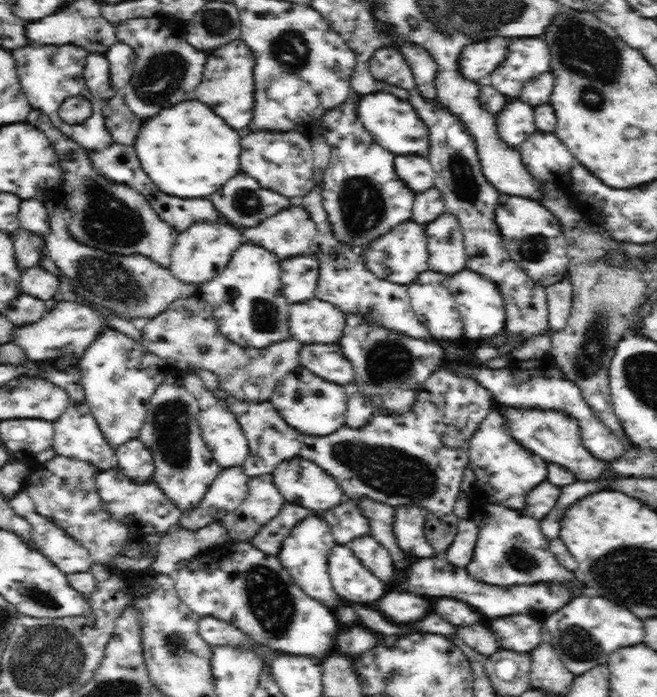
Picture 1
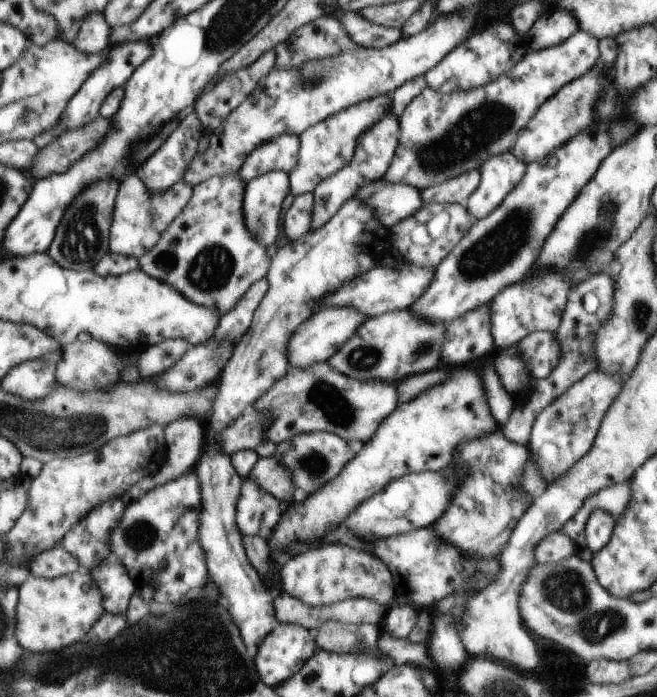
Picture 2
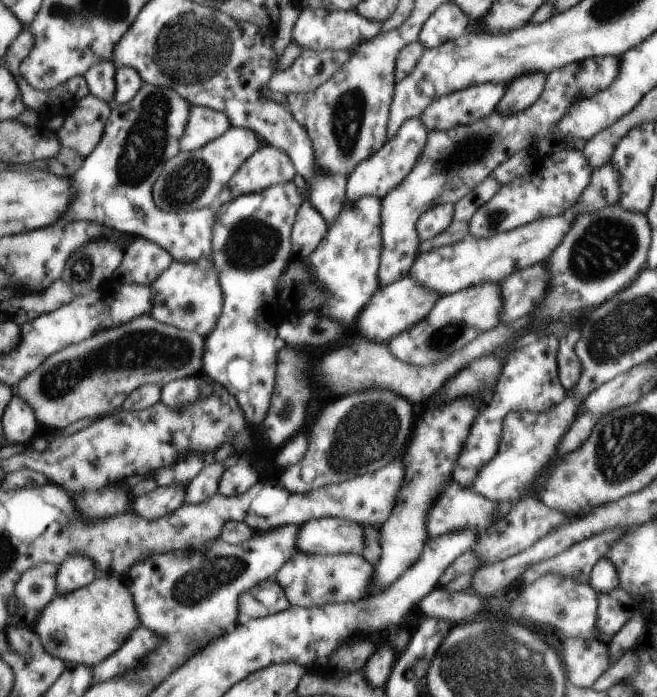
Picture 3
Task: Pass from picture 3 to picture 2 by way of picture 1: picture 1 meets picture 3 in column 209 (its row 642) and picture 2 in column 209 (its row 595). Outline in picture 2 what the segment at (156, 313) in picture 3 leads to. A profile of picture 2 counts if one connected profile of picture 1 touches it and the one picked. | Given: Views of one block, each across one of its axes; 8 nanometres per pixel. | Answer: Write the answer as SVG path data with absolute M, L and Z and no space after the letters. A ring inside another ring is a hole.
M237 173L212 176L203 184L194 186L183 210L165 228L165 234L159 240L159 244L141 258L138 262L139 268L149 272L161 283L165 282L167 286L176 287L185 298L189 299L189 302L213 308L220 316L227 310L235 309L237 302L255 284L255 280L265 276L271 264L266 248L254 235L249 234L247 224L244 222L244 186L244 179Z

